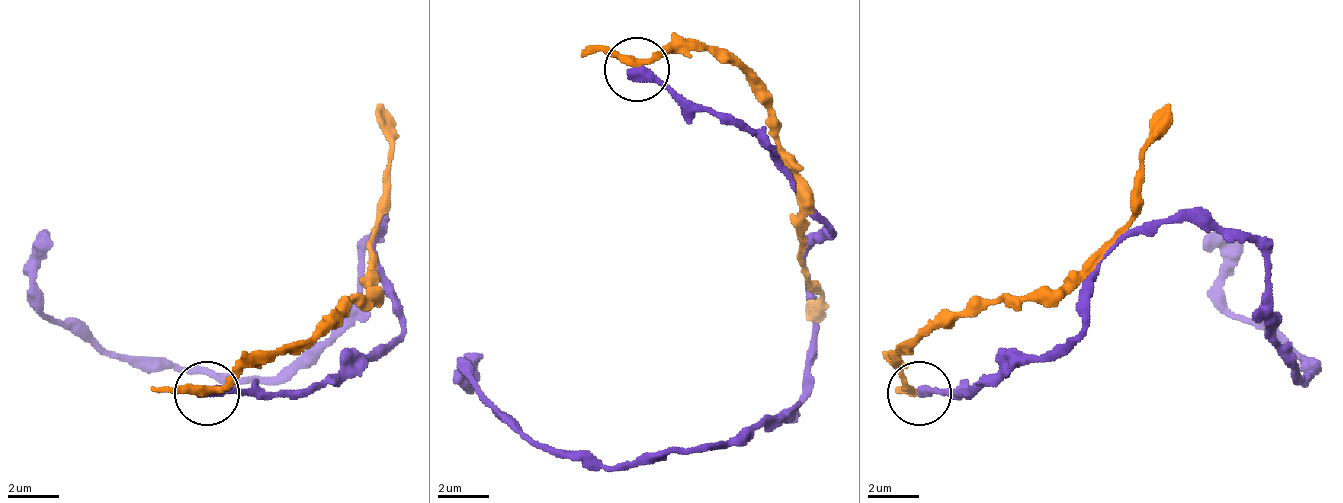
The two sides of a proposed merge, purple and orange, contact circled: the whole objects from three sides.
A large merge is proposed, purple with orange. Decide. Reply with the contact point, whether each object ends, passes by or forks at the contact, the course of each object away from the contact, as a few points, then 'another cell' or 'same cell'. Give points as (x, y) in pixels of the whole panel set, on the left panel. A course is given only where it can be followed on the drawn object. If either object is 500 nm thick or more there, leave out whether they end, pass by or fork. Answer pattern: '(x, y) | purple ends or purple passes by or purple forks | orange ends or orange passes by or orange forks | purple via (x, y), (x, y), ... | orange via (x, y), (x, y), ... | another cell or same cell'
(206, 393) | purple ends | orange passes by | purple via (205, 394), (372, 362), (404, 330), (385, 221), (359, 304), (275, 375), (102, 356), (38, 304), (44, 227) | orange via (205, 394), (295, 349), (320, 324), (365, 292), (385, 215), (391, 150), (378, 106) | another cell

